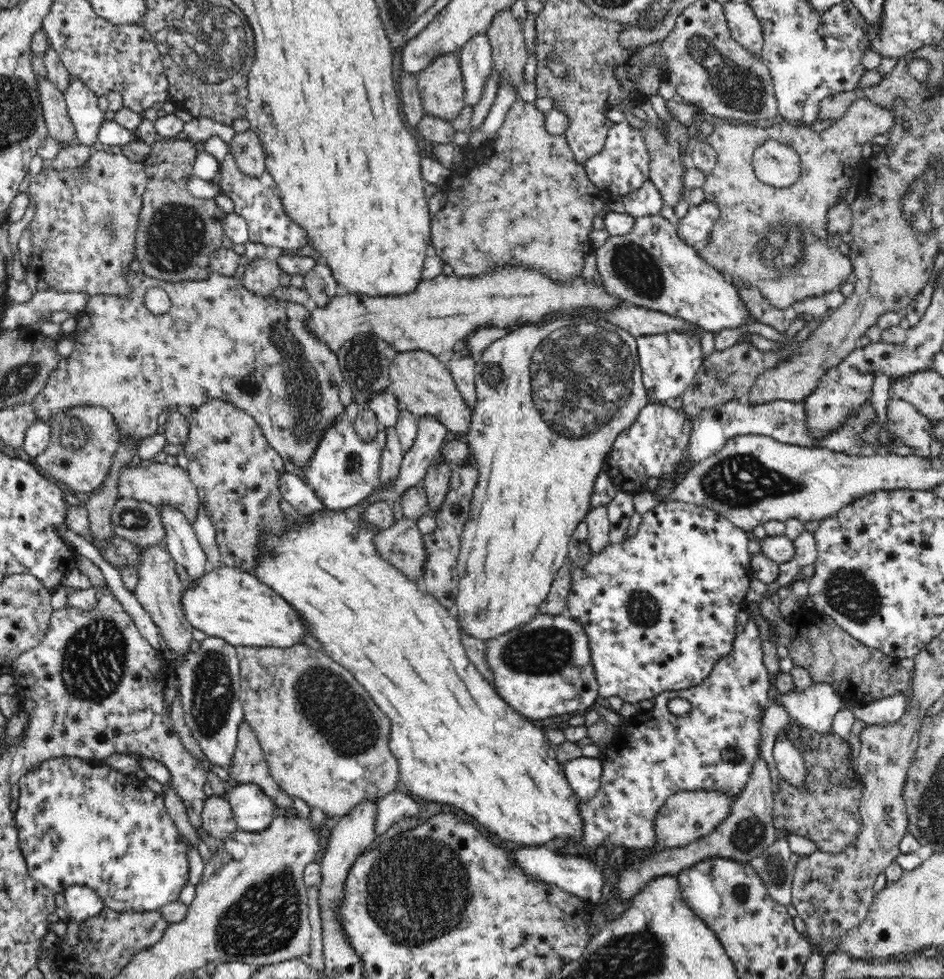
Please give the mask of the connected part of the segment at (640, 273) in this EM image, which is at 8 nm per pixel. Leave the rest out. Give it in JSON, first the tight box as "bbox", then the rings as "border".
{"bbox":[595,215,751,333],"border":[[[646,215],[635,219],[628,234],[610,235],[595,252],[597,282],[604,285],[606,292],[618,297],[621,302],[680,317],[688,323],[700,326],[705,332],[717,333],[724,328],[736,328],[751,322],[748,309],[730,279],[706,263],[692,245],[678,236],[676,224],[660,215]]]}

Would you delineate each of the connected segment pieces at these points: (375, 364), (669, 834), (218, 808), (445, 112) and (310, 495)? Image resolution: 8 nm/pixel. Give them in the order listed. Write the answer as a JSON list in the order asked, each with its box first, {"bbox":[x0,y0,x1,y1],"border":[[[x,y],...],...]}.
[{"bbox":[336,332,397,409],"border":[[[363,332],[360,334],[360,338],[350,342],[346,341],[337,352],[336,355],[343,376],[346,381],[349,381],[354,394],[353,399],[358,402],[362,409],[365,409],[366,403],[370,400],[370,395],[391,390],[389,366],[397,353],[391,344],[378,338],[374,332]]]},{"bbox":[655,791,736,849],"border":[[[682,791],[666,799],[655,820],[657,844],[661,849],[683,847],[690,842],[712,834],[730,814],[736,796],[717,791]]]},{"bbox":[202,795,239,839],"border":[[[212,795],[205,800],[202,810],[202,826],[214,838],[225,839],[239,830],[231,804],[225,796]]]},{"bbox":[417,51,465,121],"border":[[[458,51],[441,55],[417,74],[424,111],[453,121],[465,107],[465,86]]]},{"bbox":[279,467,325,515],"border":[[[289,467],[279,478],[281,496],[296,508],[302,515],[314,514],[325,510],[322,502],[316,497],[314,490],[306,486],[302,476],[299,476],[295,469]]]}]

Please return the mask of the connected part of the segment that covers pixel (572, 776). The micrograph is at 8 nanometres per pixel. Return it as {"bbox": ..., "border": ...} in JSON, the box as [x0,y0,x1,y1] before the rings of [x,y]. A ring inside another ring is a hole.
{"bbox":[562,757,601,800],"border":[[[578,757],[562,764],[566,780],[579,800],[593,799],[601,785],[601,758]]]}

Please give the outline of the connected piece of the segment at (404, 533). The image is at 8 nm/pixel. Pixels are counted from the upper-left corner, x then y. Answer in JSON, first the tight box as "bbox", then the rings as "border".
{"bbox":[374,516,426,582],"border":[[[403,516],[392,528],[379,531],[374,546],[384,560],[401,570],[410,580],[419,582],[426,549],[417,521]]]}

